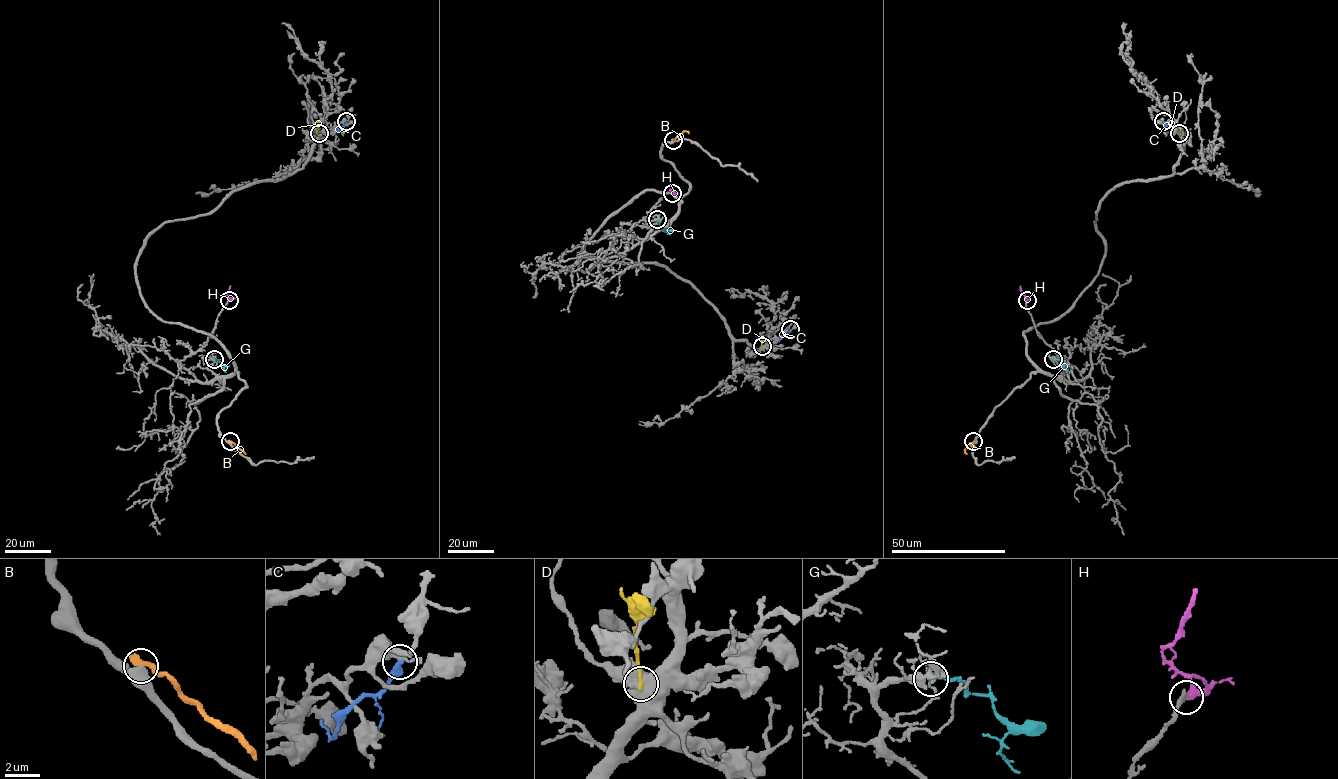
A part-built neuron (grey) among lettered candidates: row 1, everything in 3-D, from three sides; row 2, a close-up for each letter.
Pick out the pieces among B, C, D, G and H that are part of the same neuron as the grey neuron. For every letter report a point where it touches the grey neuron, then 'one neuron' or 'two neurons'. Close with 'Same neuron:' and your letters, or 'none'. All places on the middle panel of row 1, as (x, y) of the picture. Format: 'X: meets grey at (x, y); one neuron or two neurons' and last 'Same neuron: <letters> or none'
B: meets grey at (673, 140); two neurons
C: meets grey at (790, 329); two neurons
D: meets grey at (762, 346); two neurons
G: meets grey at (657, 219); two neurons
H: meets grey at (672, 193); one neuron
Same neuron: H

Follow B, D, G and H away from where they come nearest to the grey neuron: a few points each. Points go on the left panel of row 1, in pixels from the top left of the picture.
B: (230, 441), (245, 454)
D: (319, 133), (316, 121)
G: (214, 359), (226, 369)
H: (228, 300), (230, 286)

